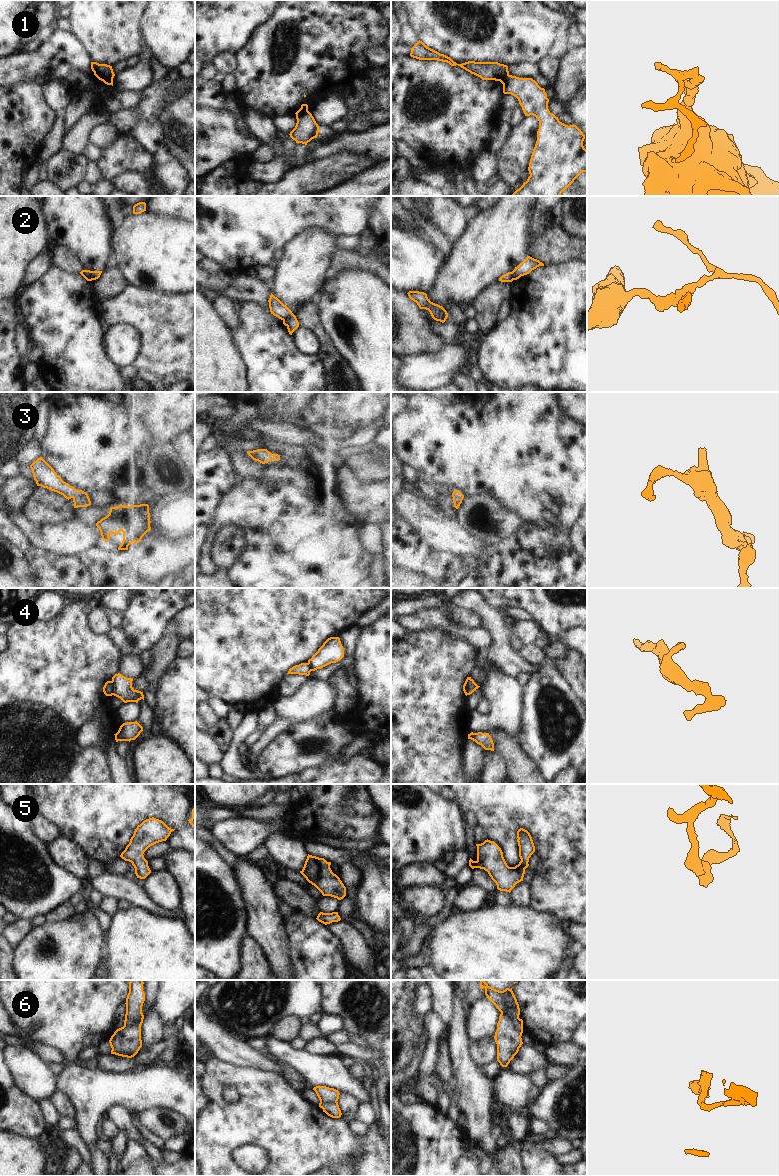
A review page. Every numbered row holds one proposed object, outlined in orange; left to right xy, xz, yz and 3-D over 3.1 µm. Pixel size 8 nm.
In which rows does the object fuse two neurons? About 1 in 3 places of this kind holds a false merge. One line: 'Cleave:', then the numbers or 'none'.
Cleave: 1, 2, 4, 6

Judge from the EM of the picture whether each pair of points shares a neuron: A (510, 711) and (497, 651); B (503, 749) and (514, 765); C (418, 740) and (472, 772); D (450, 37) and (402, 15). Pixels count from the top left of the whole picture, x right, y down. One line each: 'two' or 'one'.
A: two
B: one
C: two
D: two

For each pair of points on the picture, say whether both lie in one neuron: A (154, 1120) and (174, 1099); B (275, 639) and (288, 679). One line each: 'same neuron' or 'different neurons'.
A: different neurons
B: different neurons

